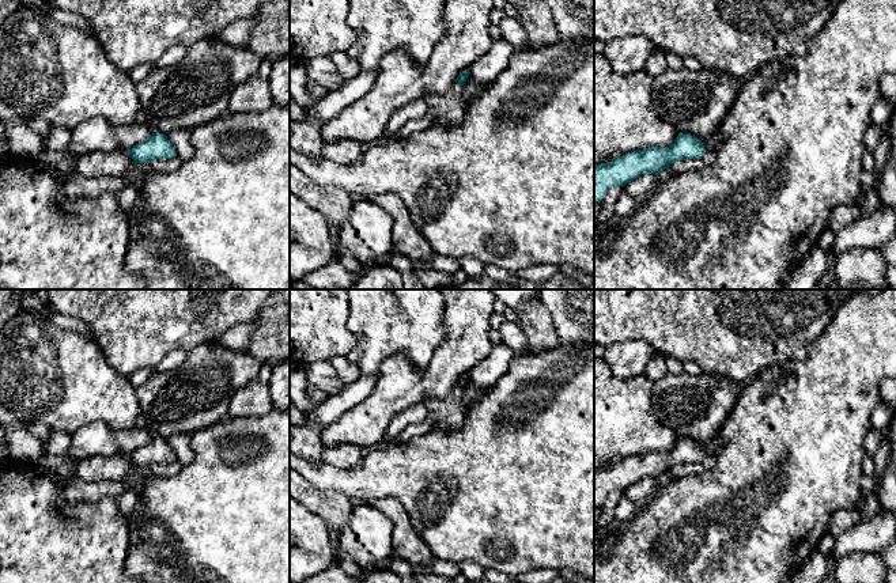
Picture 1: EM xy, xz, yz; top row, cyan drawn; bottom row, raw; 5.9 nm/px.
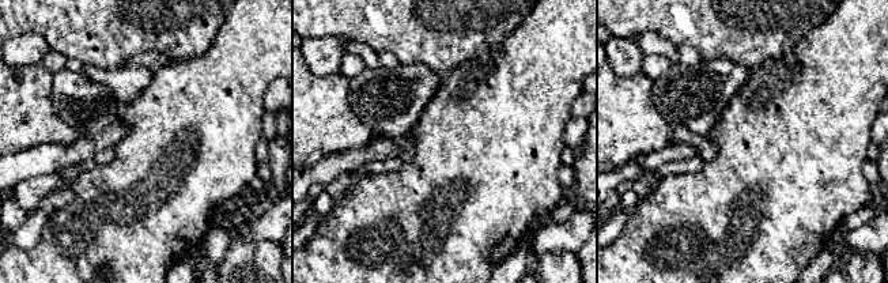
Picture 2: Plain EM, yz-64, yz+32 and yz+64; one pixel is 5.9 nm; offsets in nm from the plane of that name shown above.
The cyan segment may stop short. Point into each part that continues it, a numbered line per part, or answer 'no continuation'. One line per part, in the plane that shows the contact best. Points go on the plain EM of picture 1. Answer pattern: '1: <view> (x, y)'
1: yz (714, 443)

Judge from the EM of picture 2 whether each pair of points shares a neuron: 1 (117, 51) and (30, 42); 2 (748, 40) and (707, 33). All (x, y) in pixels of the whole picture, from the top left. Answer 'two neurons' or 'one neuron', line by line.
1: two neurons
2: one neuron

